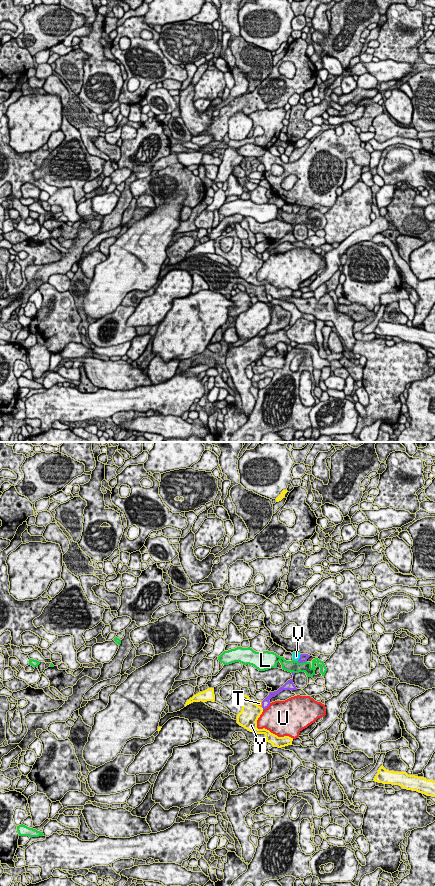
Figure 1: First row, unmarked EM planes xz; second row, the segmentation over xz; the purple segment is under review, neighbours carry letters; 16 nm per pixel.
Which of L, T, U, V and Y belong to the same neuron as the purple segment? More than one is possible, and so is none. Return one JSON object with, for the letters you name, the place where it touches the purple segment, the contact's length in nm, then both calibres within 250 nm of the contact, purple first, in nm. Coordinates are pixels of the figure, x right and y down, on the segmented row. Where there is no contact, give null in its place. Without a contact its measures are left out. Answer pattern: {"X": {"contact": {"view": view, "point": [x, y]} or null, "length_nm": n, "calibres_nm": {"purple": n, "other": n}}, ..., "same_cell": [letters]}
{"same_cell": []}

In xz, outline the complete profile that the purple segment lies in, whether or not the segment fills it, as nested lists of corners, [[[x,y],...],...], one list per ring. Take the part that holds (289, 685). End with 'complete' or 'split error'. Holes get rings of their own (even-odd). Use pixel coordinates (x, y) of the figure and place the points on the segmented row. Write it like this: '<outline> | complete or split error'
[[[293,679],[288,680],[282,687],[280,687],[277,691],[269,692],[269,695],[262,701],[263,710],[268,708],[270,705],[270,699],[275,697],[277,694],[282,692],[283,690],[297,690],[296,686],[293,683]]] | complete

